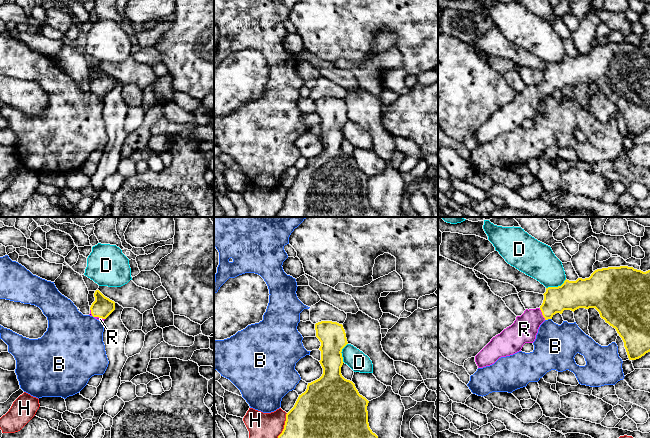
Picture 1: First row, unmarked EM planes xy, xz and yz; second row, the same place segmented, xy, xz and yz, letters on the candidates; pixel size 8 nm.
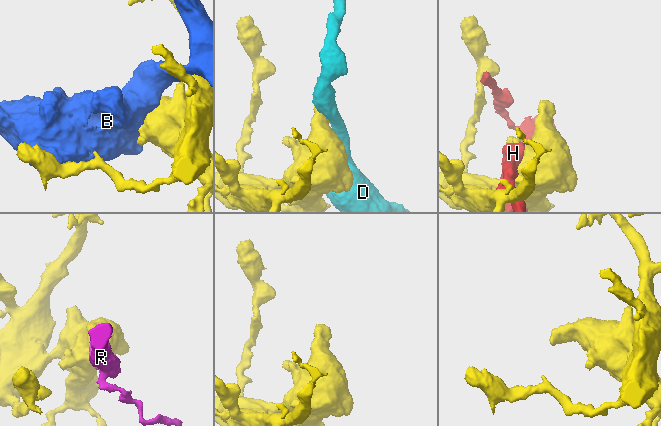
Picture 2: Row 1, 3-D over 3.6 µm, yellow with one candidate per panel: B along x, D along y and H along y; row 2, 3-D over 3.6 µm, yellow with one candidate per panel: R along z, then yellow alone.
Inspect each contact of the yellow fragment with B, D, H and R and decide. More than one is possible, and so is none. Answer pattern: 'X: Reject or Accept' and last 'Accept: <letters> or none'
B: Reject
D: Reject
H: Reject
R: Accept
Accept: R

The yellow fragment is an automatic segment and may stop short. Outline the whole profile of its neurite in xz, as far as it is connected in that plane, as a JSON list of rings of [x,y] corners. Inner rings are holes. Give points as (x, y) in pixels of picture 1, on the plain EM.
[[[321,97],[315,100],[316,113],[321,118],[322,152],[308,159],[294,183],[286,190],[282,209],[275,217],[379,217],[368,199],[369,177],[359,170],[355,160],[341,150],[342,125],[348,120],[342,100]]]

